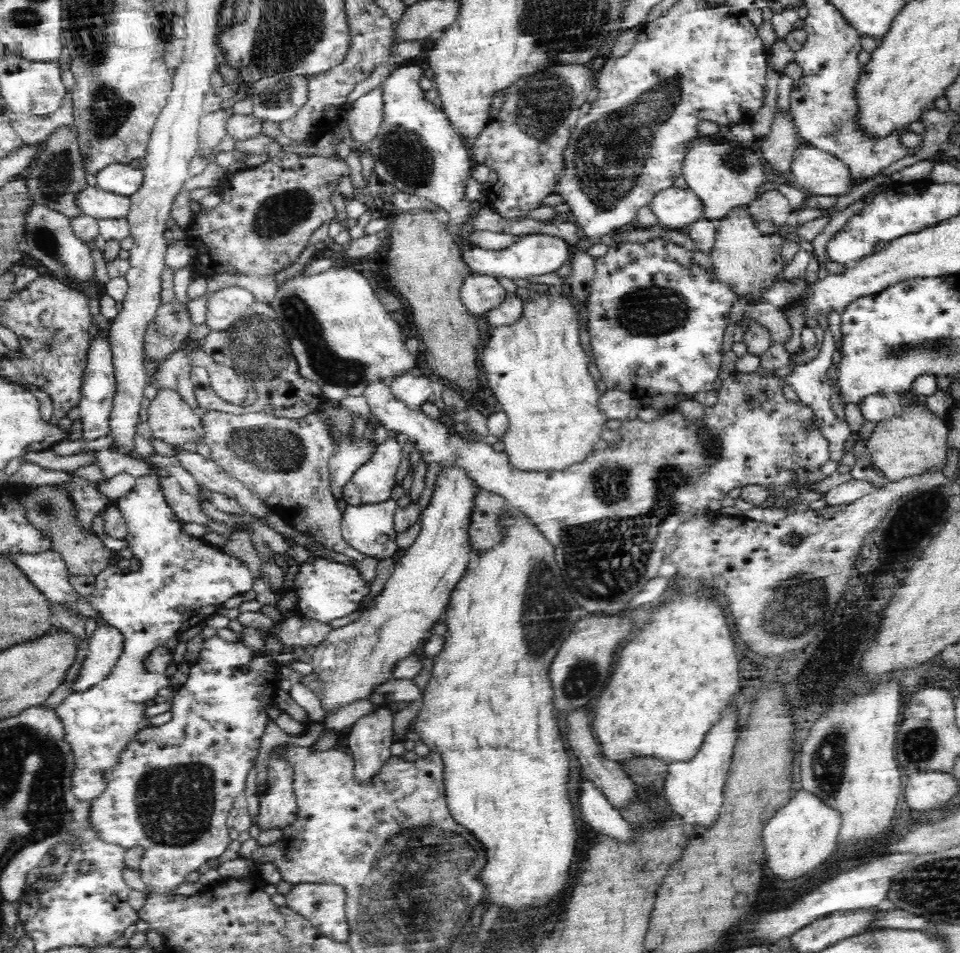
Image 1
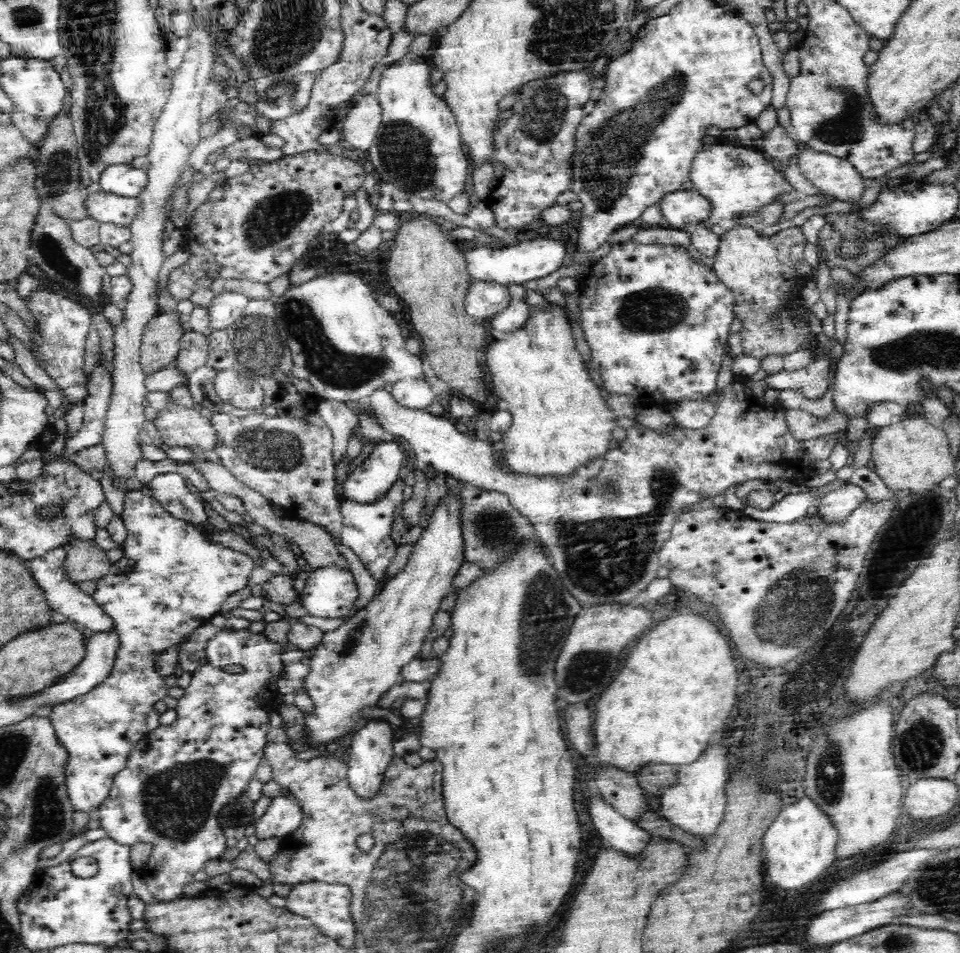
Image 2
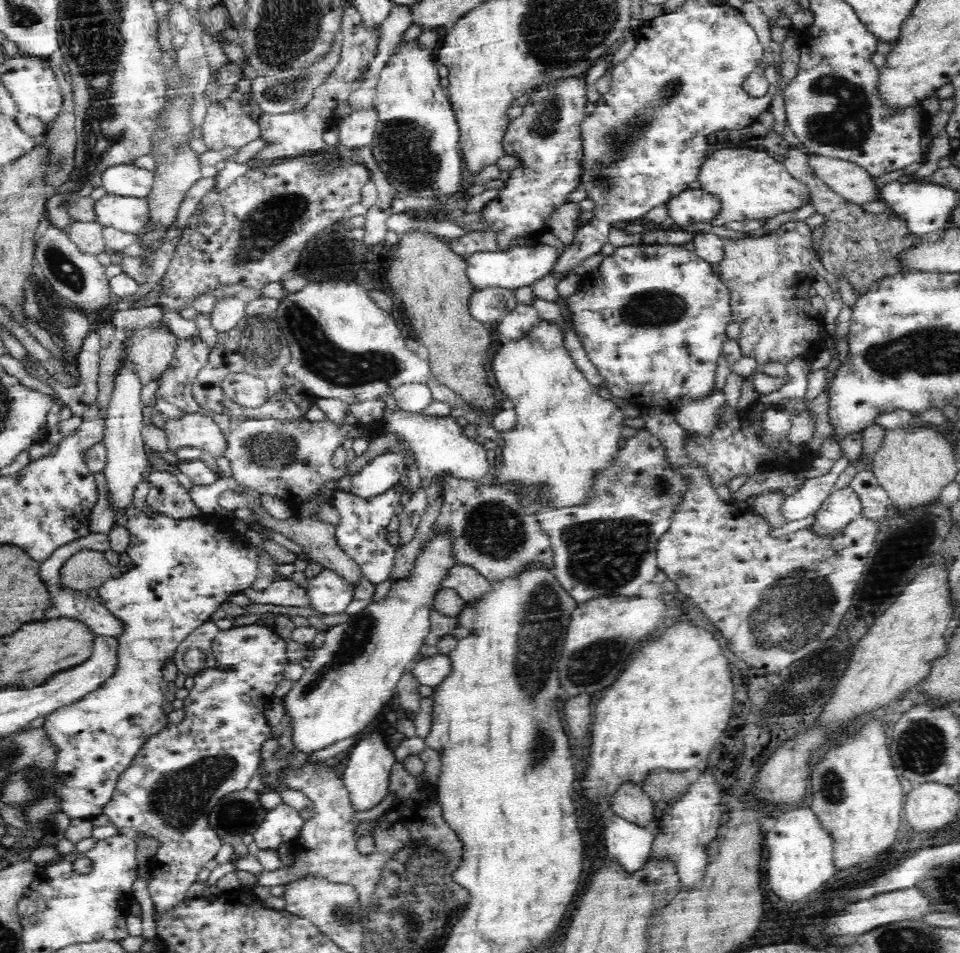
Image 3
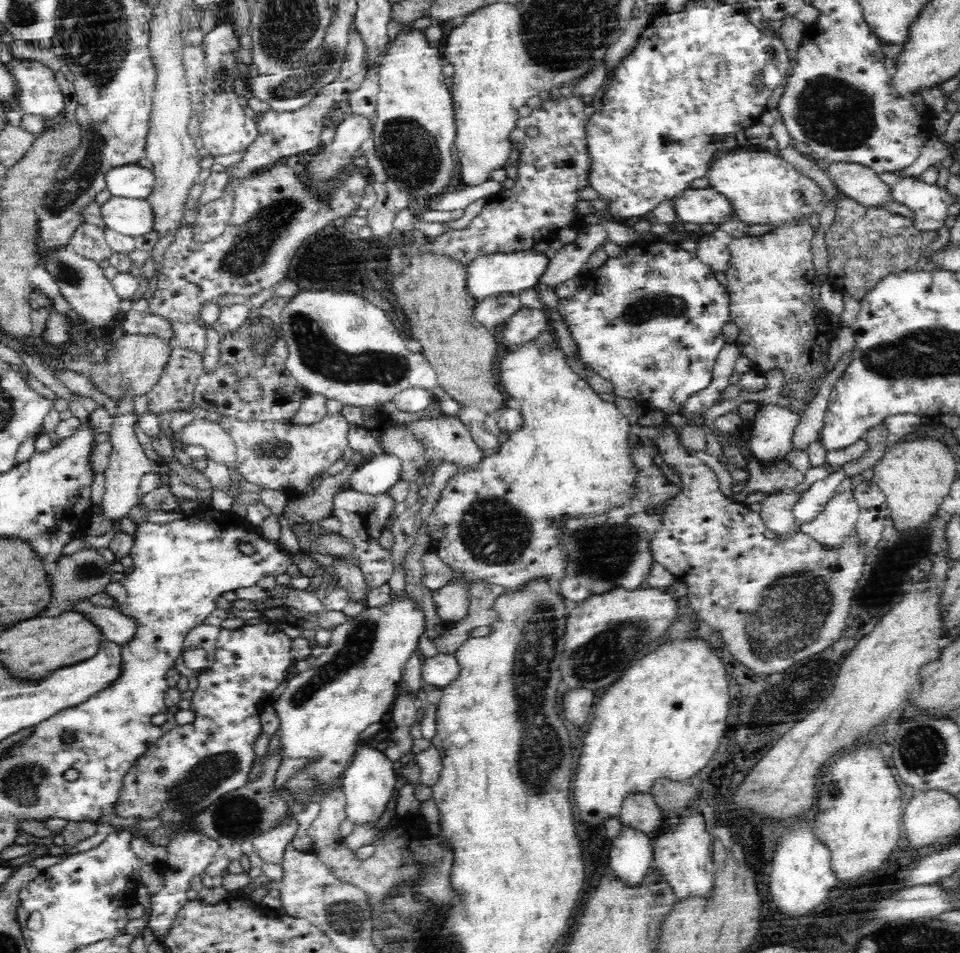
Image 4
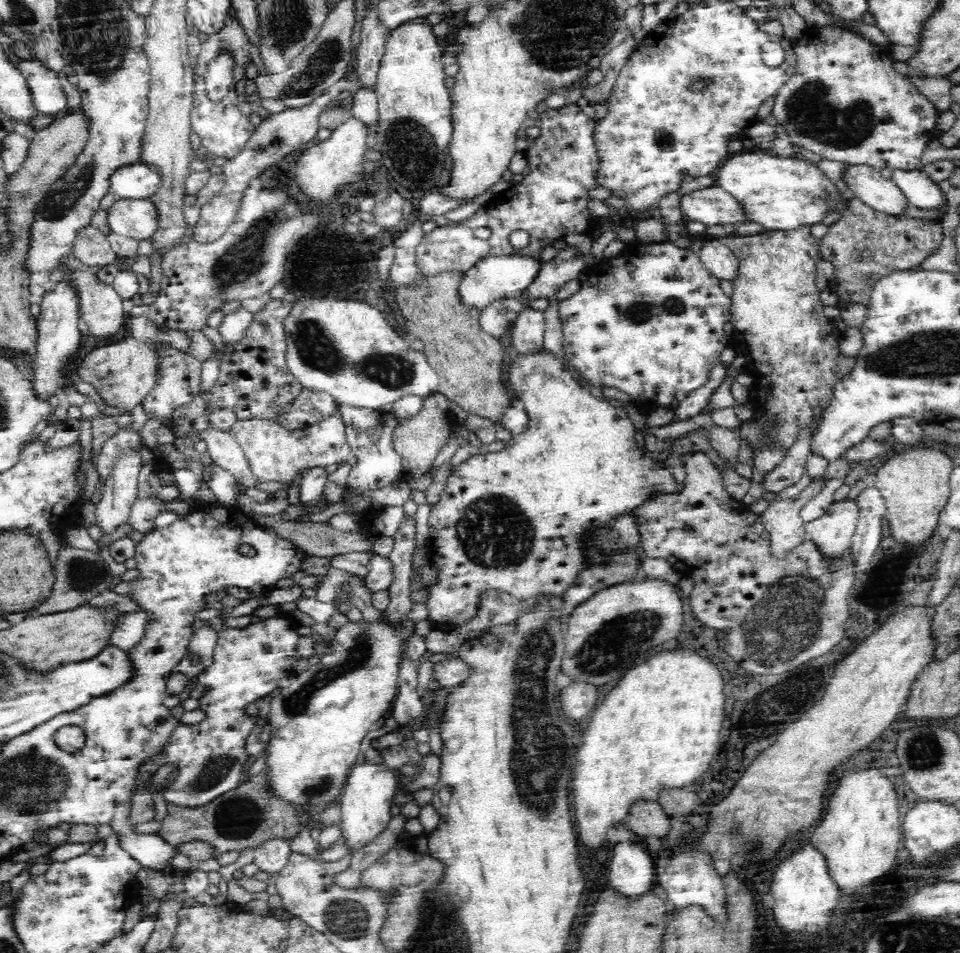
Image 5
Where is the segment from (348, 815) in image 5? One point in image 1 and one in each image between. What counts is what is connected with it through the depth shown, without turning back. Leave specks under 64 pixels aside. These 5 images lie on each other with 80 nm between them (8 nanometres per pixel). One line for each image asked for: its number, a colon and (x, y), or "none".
1: (370, 739)
2: (370, 752)
3: (366, 774)
4: (369, 780)

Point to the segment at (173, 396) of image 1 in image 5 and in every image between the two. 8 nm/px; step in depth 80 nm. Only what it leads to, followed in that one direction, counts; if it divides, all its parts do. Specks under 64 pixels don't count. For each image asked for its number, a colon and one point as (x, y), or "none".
2: (179, 426)
3: (194, 429)
4: (210, 435)
5: (224, 450)

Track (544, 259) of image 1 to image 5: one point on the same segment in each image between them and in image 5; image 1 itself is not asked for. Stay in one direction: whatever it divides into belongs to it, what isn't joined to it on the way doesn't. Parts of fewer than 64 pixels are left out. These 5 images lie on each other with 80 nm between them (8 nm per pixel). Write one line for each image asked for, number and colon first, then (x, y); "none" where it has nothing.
2: (537, 258)
3: (521, 266)
4: (492, 273)
5: (497, 276)

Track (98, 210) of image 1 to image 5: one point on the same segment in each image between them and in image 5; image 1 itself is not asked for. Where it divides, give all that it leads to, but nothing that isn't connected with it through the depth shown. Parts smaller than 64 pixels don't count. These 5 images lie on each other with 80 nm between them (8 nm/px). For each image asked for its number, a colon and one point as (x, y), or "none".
2: (105, 208)
3: (129, 215)
4: (130, 217)
5: (137, 219)

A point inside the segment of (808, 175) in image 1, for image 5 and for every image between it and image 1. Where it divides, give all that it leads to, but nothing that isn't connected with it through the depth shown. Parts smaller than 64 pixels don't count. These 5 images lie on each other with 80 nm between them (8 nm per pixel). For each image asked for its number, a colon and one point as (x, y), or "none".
2: (833, 176)
3: (851, 183)
4: (859, 183)
5: (871, 188)

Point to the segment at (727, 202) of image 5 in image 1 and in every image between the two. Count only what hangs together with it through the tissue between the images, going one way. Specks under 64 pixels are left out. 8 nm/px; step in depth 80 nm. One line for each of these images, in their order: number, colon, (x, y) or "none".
1: (675, 207)
2: (681, 209)
3: (691, 206)
4: (697, 206)

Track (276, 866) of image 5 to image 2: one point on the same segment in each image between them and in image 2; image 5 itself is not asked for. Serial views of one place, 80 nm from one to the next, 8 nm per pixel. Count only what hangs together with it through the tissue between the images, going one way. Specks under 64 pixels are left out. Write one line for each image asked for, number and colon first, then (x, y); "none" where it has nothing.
2: (283, 815)
3: (281, 823)
4: (270, 845)

